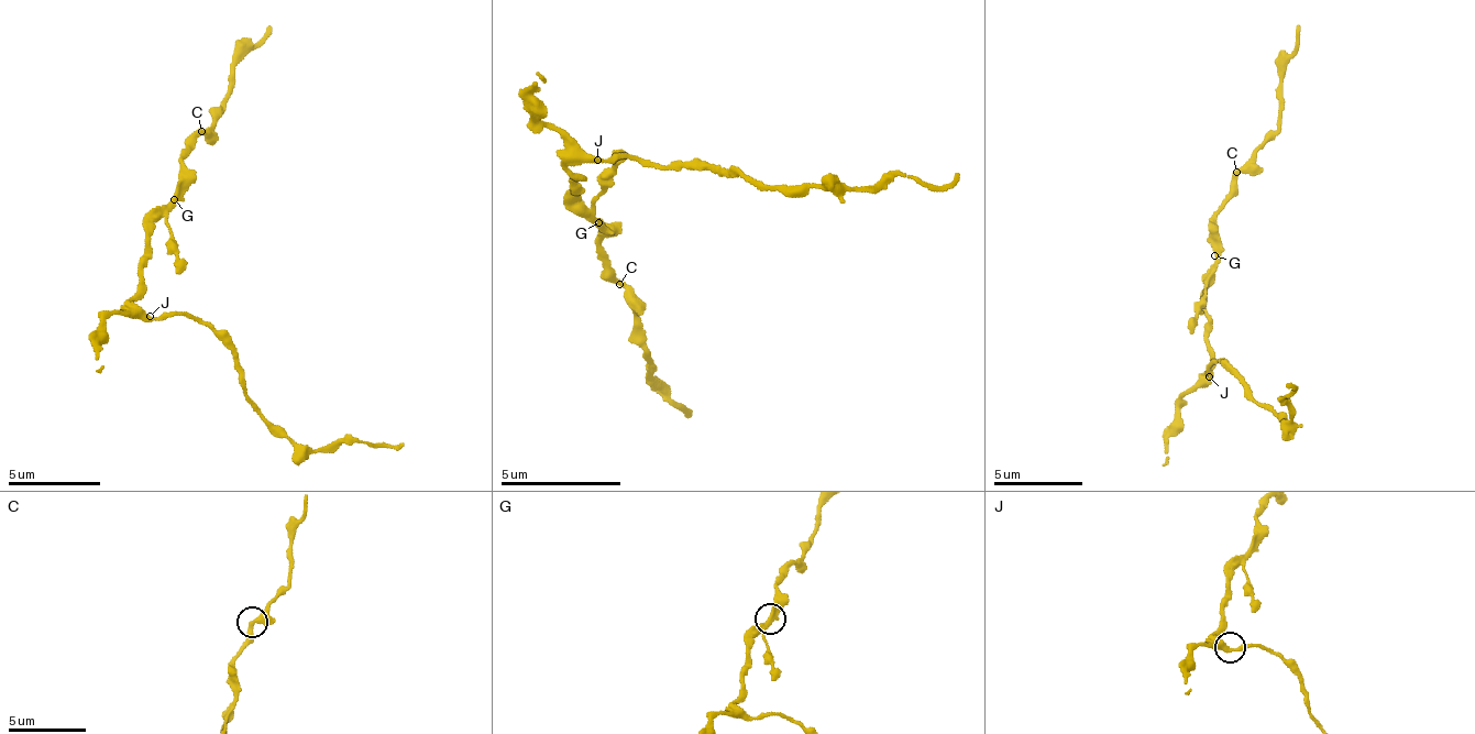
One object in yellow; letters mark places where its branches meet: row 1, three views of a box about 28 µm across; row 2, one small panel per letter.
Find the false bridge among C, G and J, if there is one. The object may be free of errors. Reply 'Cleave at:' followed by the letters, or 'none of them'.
Cleave at: G

